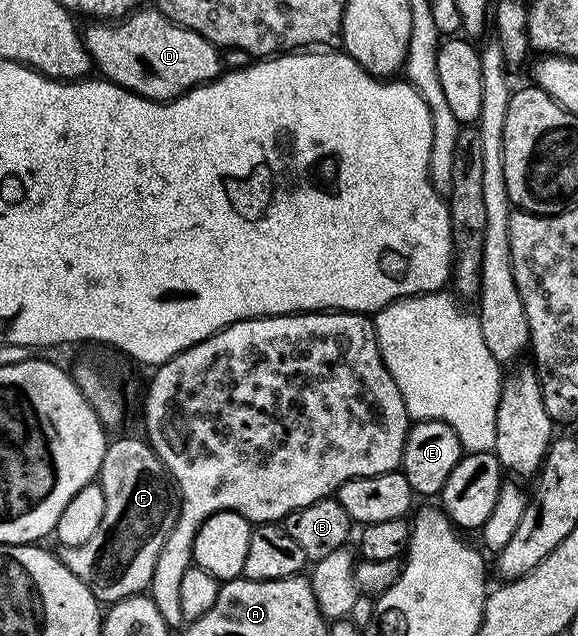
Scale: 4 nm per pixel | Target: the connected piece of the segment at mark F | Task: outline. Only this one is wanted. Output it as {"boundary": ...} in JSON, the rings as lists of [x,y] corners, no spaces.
{"boundary":[[[118,438],[109,443],[104,452],[101,477],[110,478],[104,520],[100,520],[100,528],[96,528],[92,540],[79,546],[58,546],[56,553],[68,572],[76,576],[96,596],[99,603],[113,604],[121,598],[132,598],[141,595],[152,580],[152,568],[156,568],[156,556],[160,556],[160,548],[164,548],[164,540],[168,540],[168,532],[178,519],[180,499],[178,488],[166,466],[158,459],[150,443],[138,438]]]}

